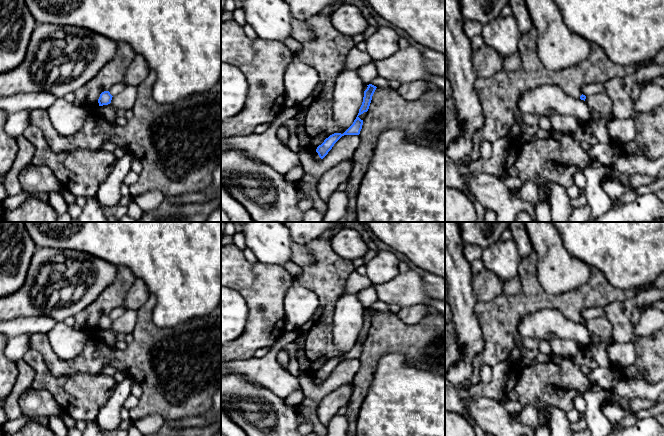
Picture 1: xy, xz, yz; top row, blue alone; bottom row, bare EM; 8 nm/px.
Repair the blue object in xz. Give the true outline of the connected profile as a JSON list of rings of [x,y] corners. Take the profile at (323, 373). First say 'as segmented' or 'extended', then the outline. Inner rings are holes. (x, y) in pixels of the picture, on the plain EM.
as segmented; [[[369,308],[367,309],[367,313],[364,315],[364,321],[362,329],[359,333],[359,337],[354,344],[353,348],[343,357],[334,357],[330,359],[328,362],[324,364],[324,366],[319,369],[316,373],[316,376],[318,377],[319,381],[323,383],[328,376],[332,373],[334,368],[344,359],[359,359],[360,355],[362,353],[363,344],[361,344],[358,340],[363,338],[364,336],[367,336],[372,324],[372,320],[376,314],[376,310]]]

